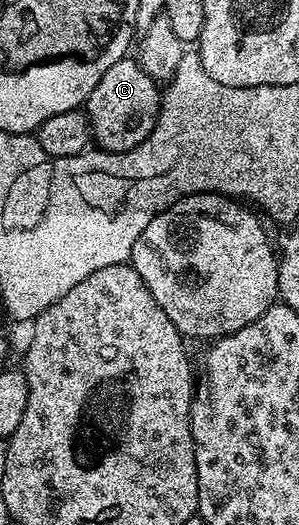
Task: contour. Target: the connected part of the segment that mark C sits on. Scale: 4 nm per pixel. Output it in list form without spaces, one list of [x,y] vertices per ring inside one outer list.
[[[126,58],[115,62],[115,66],[111,66],[111,70],[107,70],[103,78],[99,78],[99,86],[91,90],[87,101],[87,115],[89,124],[93,127],[93,140],[96,147],[106,152],[126,152],[142,144],[151,134],[151,130],[155,130],[155,122],[161,113],[163,92],[162,89],[157,88],[160,88],[158,81],[152,80],[141,69],[136,59]]]

